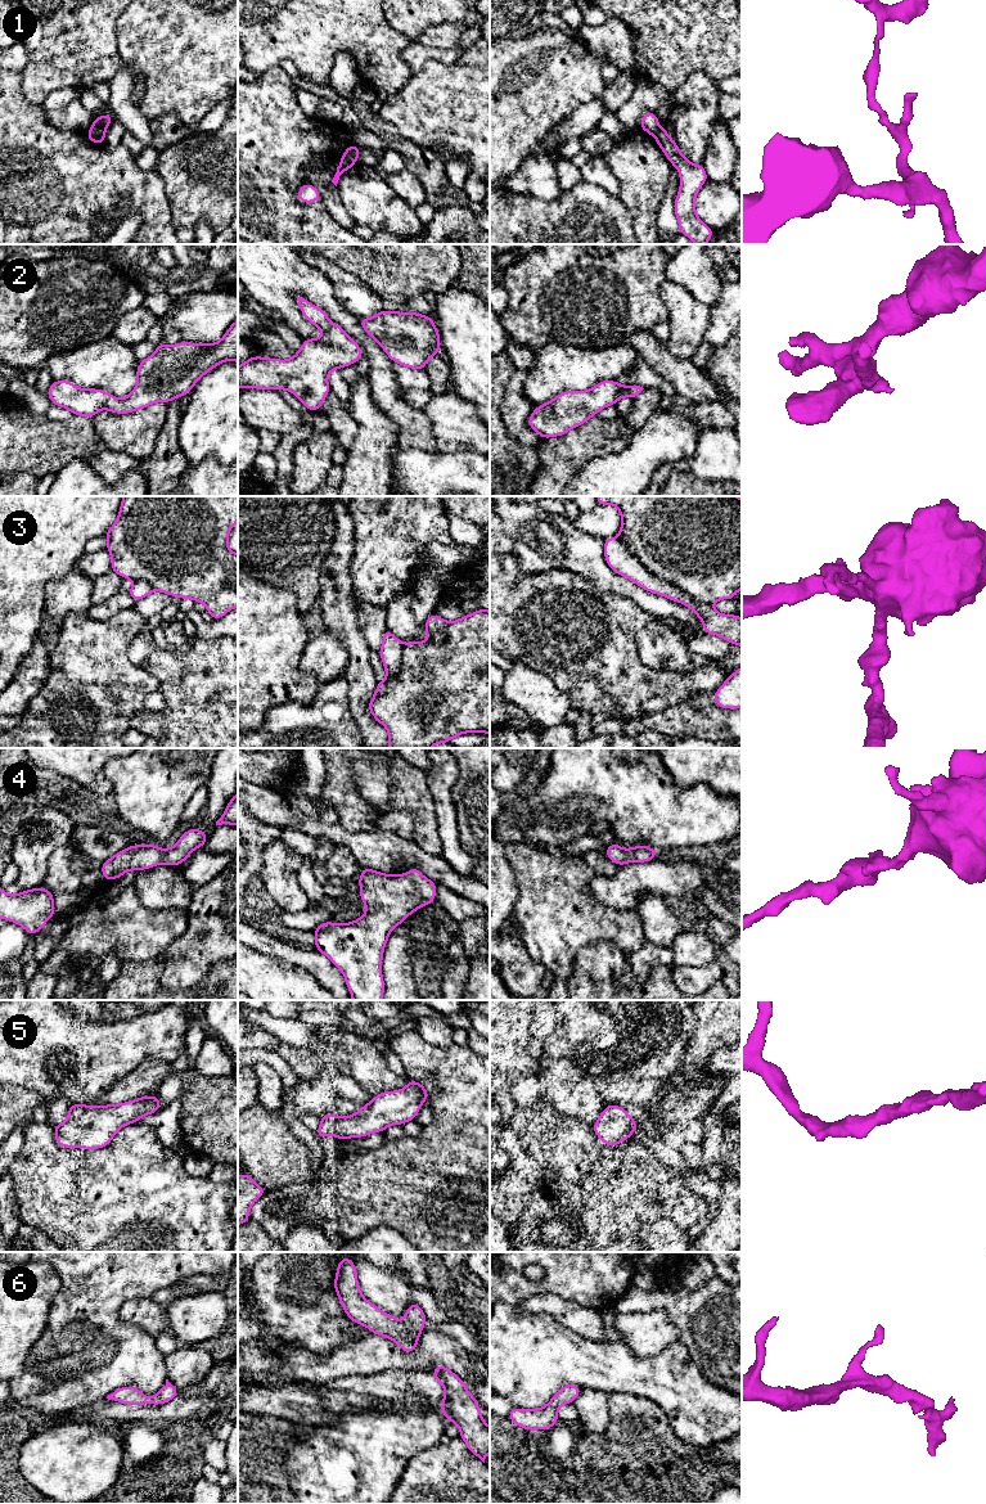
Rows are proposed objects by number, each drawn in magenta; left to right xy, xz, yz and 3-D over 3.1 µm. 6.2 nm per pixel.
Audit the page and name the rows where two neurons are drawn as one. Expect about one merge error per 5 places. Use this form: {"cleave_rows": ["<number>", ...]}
{"cleave_rows": ["1", "3"]}

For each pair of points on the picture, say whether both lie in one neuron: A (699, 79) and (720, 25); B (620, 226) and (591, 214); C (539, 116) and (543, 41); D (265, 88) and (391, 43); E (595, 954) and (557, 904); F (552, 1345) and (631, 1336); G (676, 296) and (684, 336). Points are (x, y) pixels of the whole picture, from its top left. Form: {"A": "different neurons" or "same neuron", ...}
{"A": "different neurons", "B": "same neuron", "C": "same neuron", "D": "different neurons", "E": "different neurons", "F": "different neurons", "G": "same neuron"}

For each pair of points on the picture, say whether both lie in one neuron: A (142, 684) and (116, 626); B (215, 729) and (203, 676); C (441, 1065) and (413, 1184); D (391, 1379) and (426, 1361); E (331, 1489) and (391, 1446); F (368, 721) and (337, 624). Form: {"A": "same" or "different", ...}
{"A": "same", "B": "same", "C": "same", "D": "different", "E": "same", "F": "same"}

